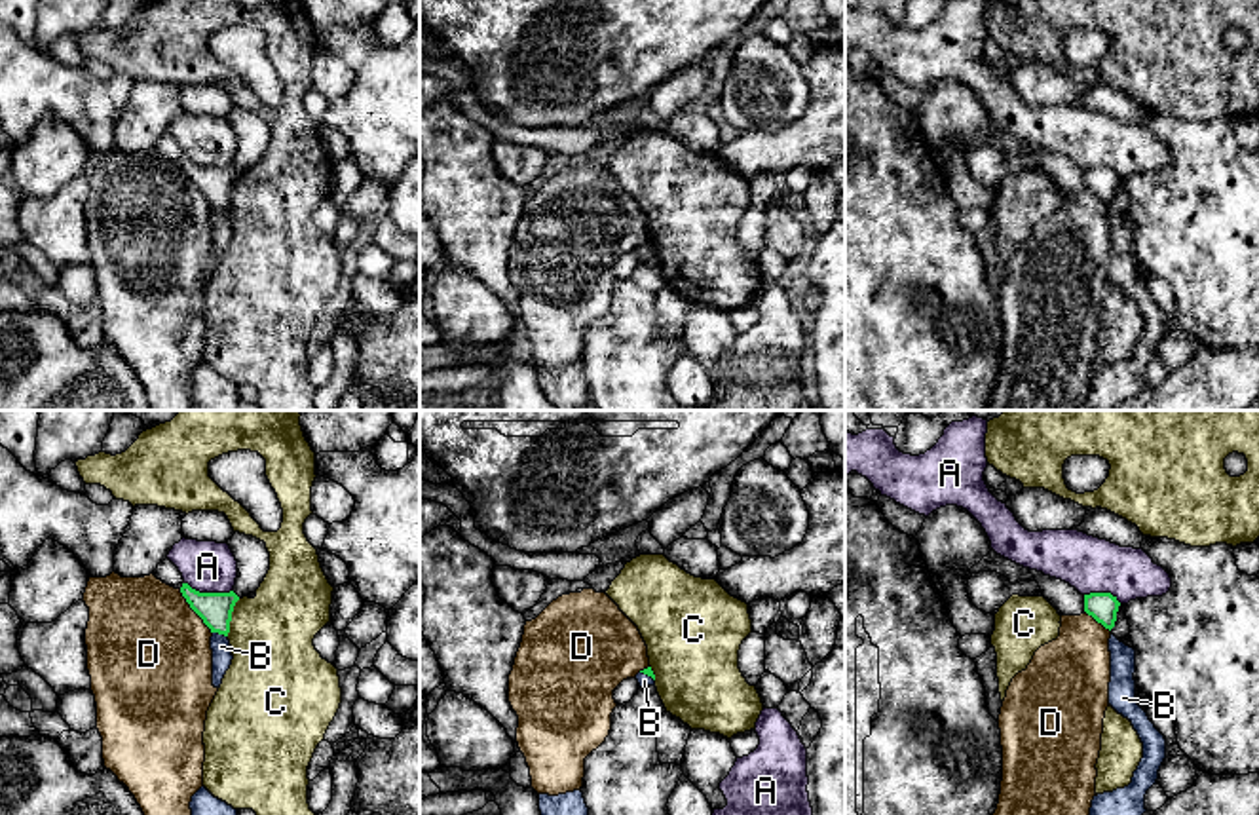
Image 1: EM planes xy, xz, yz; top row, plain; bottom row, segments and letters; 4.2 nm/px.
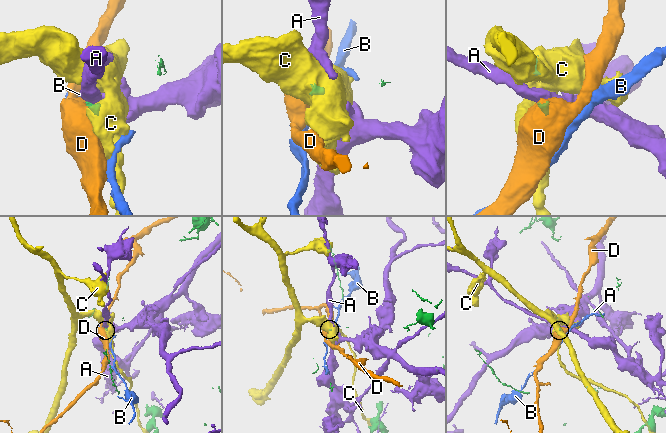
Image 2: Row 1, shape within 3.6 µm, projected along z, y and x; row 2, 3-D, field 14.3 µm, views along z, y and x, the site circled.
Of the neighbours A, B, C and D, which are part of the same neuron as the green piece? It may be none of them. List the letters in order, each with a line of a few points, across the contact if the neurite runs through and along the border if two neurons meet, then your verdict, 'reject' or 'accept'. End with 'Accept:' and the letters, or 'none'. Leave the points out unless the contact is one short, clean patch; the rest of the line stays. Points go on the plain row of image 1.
A: reject
B: line xy (213, 206), (226, 211); reject
C: reject
D: line xy (179, 164), (211, 208); reject
Accept: none

